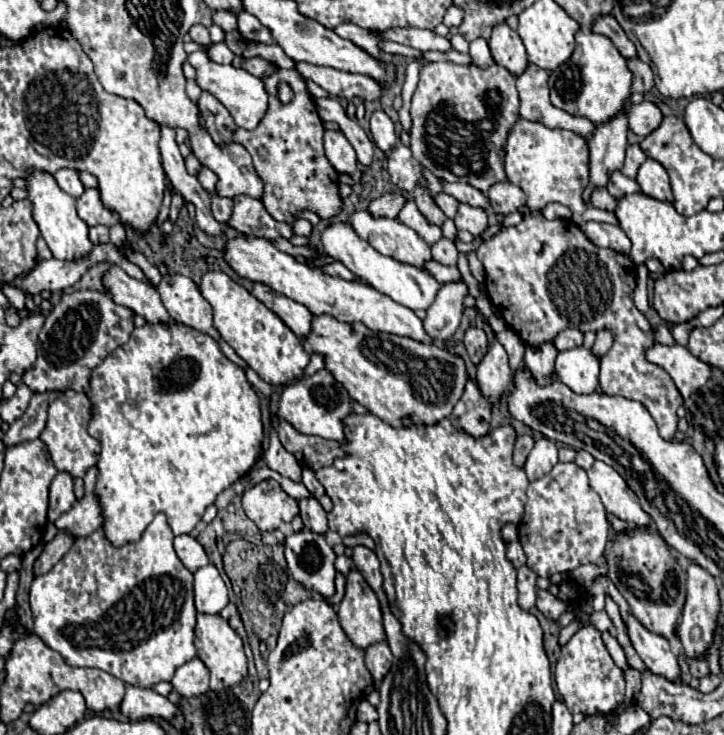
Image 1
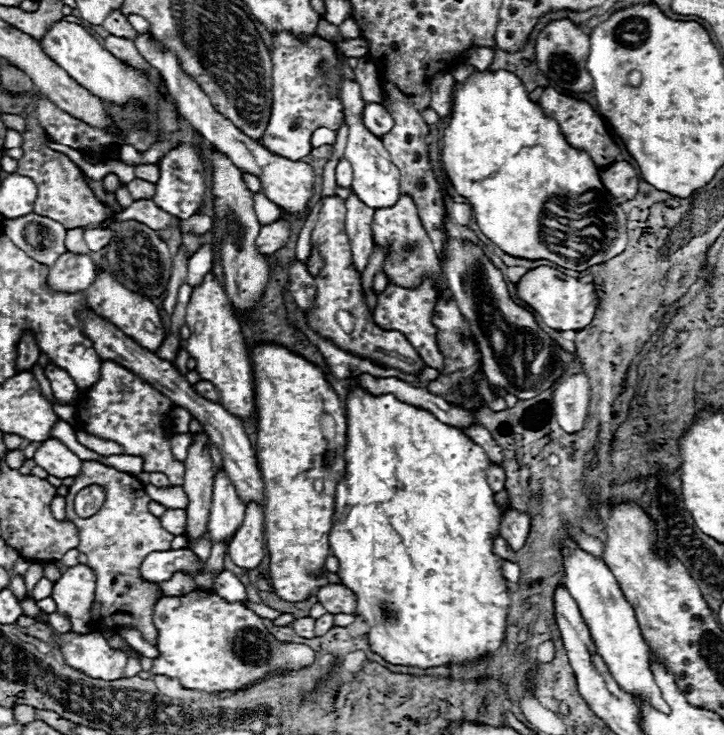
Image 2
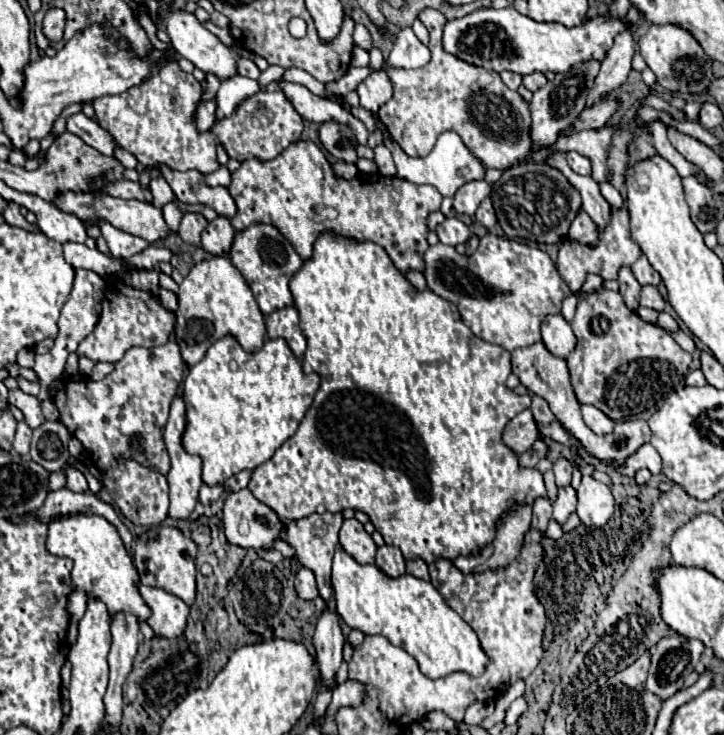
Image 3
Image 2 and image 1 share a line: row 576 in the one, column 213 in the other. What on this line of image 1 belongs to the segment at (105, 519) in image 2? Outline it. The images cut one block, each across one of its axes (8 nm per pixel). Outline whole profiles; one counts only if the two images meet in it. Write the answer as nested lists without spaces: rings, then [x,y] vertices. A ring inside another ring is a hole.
[[[276,68],[262,81],[268,93],[268,110],[254,130],[244,130],[236,126],[230,112],[212,94],[202,92],[198,108],[206,120],[208,134],[218,146],[238,142],[250,152],[258,176],[264,184],[268,184],[268,196],[262,196],[262,202],[274,220],[292,226],[298,220],[298,212],[302,210],[312,210],[322,220],[332,220],[342,210],[342,198],[338,194],[340,180],[324,154],[322,136],[326,128],[316,112],[316,104],[312,100],[312,94],[308,92],[304,78],[296,70]],[[286,80],[290,80],[294,100],[282,104],[277,98],[276,87]]]

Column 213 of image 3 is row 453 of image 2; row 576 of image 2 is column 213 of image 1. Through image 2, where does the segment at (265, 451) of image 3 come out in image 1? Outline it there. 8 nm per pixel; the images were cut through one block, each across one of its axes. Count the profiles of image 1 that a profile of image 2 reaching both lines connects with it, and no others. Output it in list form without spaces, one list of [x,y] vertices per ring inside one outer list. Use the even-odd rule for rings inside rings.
[[[144,324],[142,328],[134,328],[130,340],[120,346],[118,350],[114,350],[100,366],[96,366],[92,370],[90,376],[90,388],[86,390],[86,396],[90,398],[92,404],[92,418],[88,424],[88,434],[92,438],[96,438],[100,442],[100,458],[98,458],[98,476],[96,476],[96,500],[102,508],[102,532],[104,538],[110,540],[112,546],[122,546],[128,542],[136,542],[141,538],[144,528],[148,526],[148,520],[154,518],[154,514],[162,512],[168,516],[168,524],[172,528],[172,532],[178,534],[188,534],[190,530],[194,530],[194,526],[200,522],[204,510],[214,504],[216,496],[226,490],[228,486],[232,486],[236,480],[240,480],[258,460],[260,456],[260,446],[262,446],[262,420],[260,420],[260,402],[256,392],[252,390],[250,382],[246,380],[246,374],[240,366],[236,366],[234,362],[230,362],[220,346],[202,332],[190,330],[190,326],[182,326],[182,324],[174,324],[174,326],[164,326],[164,324]]]

